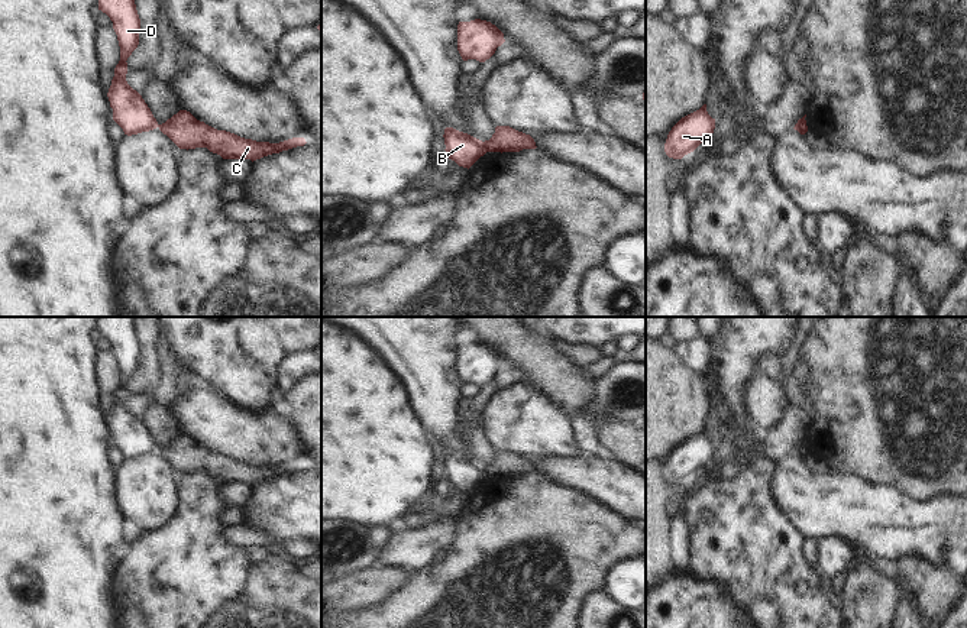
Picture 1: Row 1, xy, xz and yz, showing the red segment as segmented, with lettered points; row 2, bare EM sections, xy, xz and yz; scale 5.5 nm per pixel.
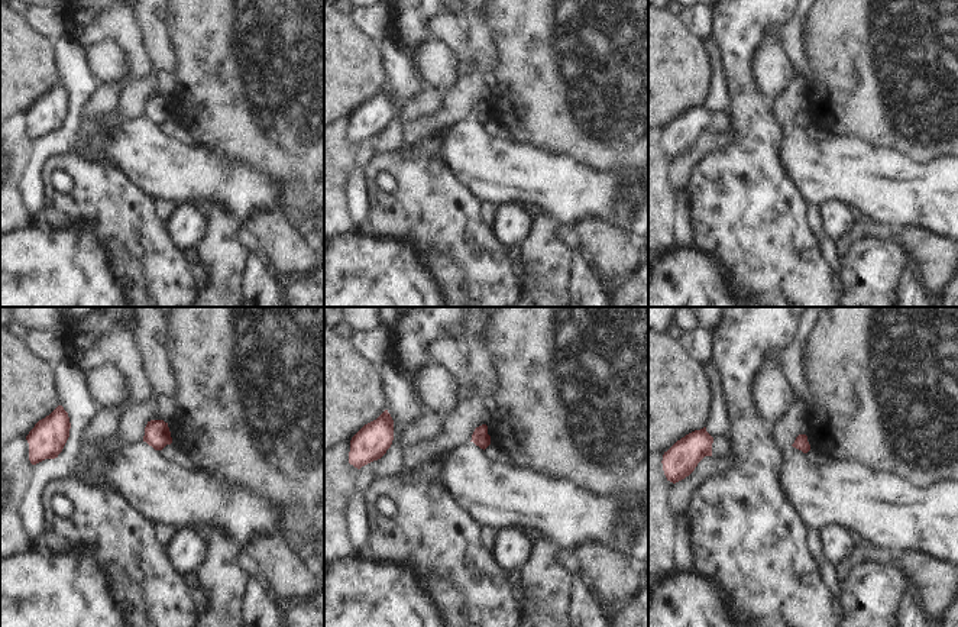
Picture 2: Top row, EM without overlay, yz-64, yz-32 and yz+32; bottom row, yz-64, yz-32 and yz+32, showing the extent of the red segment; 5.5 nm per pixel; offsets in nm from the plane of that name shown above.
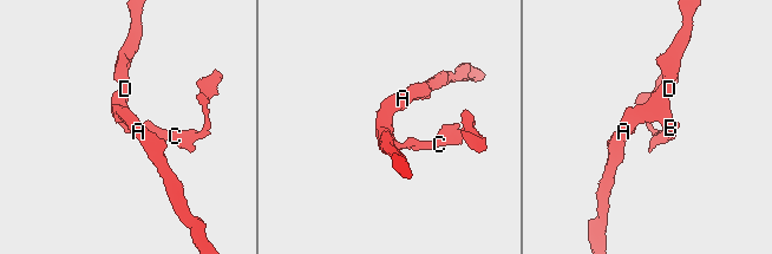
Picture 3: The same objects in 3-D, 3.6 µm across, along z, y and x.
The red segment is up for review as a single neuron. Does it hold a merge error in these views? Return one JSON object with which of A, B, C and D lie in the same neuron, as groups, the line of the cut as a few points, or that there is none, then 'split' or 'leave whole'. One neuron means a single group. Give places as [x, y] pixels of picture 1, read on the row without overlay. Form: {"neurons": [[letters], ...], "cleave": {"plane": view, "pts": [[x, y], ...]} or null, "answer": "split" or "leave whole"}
{"neurons": [["A", "B", "D"], ["C"]], "cleave": {"plane": "xz", "pts": [[482, 466], [487, 475]]}, "answer": "split"}

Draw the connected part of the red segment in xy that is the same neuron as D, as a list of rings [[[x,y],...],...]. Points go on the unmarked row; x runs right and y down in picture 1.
[[[100,317],[98,334],[113,346],[120,370],[120,385],[107,421],[113,433],[113,444],[132,460],[159,451],[142,420],[127,405],[127,382],[139,369],[140,343],[135,328],[136,317]]]

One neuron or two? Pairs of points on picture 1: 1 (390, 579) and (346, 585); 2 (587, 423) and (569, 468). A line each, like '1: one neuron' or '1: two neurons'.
1: one neuron
2: two neurons

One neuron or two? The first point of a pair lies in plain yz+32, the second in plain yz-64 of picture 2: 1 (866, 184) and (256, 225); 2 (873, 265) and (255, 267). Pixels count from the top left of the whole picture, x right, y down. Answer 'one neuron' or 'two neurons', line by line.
1: two neurons
2: two neurons

